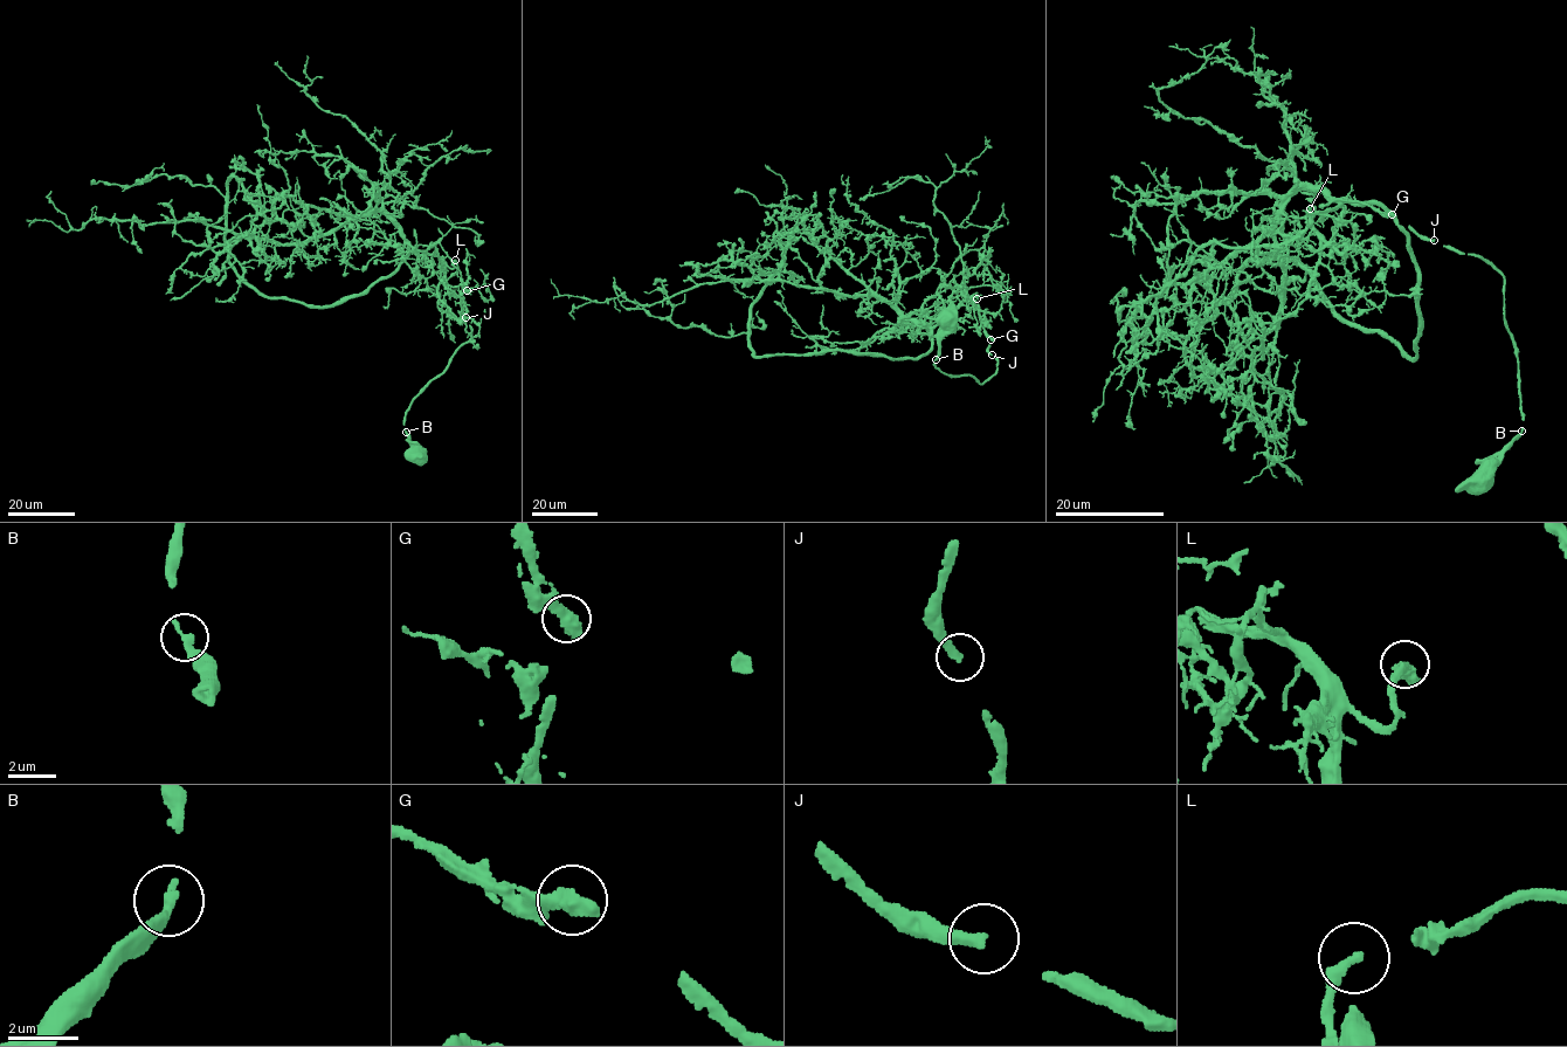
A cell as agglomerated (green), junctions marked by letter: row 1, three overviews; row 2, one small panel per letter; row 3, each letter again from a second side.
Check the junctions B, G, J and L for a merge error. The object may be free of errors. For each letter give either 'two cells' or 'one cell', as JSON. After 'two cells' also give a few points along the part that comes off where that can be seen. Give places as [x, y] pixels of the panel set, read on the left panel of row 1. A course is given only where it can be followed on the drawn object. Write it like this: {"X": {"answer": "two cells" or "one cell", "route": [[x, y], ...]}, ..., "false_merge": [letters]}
{"B": {"answer": "one cell"}, "G": {"answer": "one cell"}, "J": {"answer": "one cell"}, "L": {"answer": "one cell"}, "false_merge": []}

